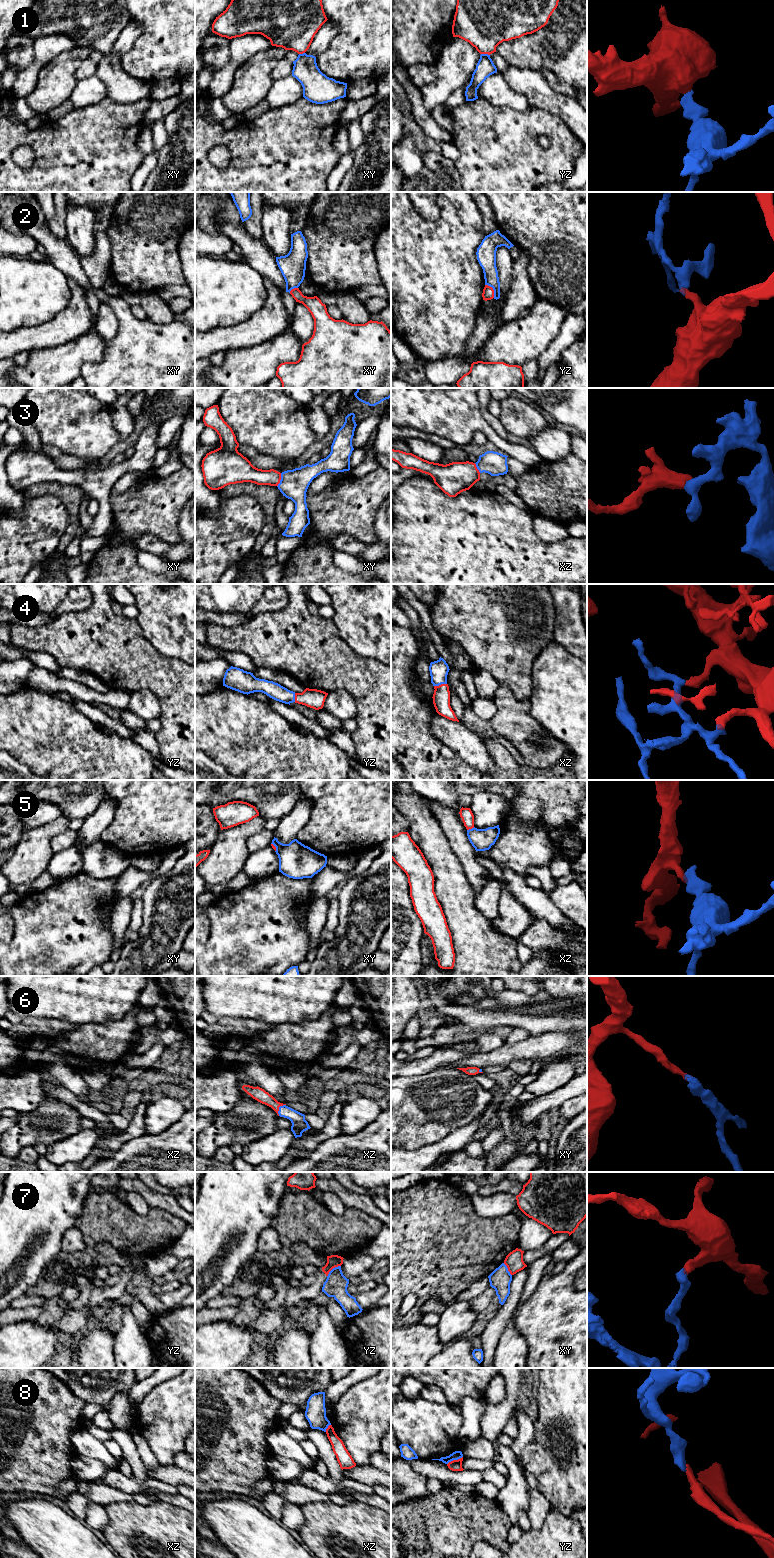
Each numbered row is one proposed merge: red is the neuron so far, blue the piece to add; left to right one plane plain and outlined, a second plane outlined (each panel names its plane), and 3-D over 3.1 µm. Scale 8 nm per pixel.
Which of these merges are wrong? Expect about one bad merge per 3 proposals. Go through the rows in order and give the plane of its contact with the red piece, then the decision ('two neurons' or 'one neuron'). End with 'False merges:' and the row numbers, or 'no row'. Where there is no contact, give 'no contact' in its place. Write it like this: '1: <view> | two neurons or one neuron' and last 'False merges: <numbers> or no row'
1: yz | one neuron
2: yz | two neurons
3: xy | one neuron
4: xz | one neuron
5: xz | two neurons
6: xz | one neuron
7: yz | two neurons
8: yz | two neurons
False merges: 2, 5, 7, 8

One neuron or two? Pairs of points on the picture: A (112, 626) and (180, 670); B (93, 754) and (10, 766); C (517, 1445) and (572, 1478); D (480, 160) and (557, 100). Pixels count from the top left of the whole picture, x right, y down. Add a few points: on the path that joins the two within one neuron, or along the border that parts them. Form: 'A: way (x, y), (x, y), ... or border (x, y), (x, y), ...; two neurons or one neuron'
A: way (129, 637), (163, 670); one neuron
B: border (10, 754), (30, 769); two neurons
C: border (534, 1428), (534, 1439), (522, 1451), (520, 1458); two neurons
D: border (530, 106), (547, 110), (559, 116), (564, 122); two neurons

